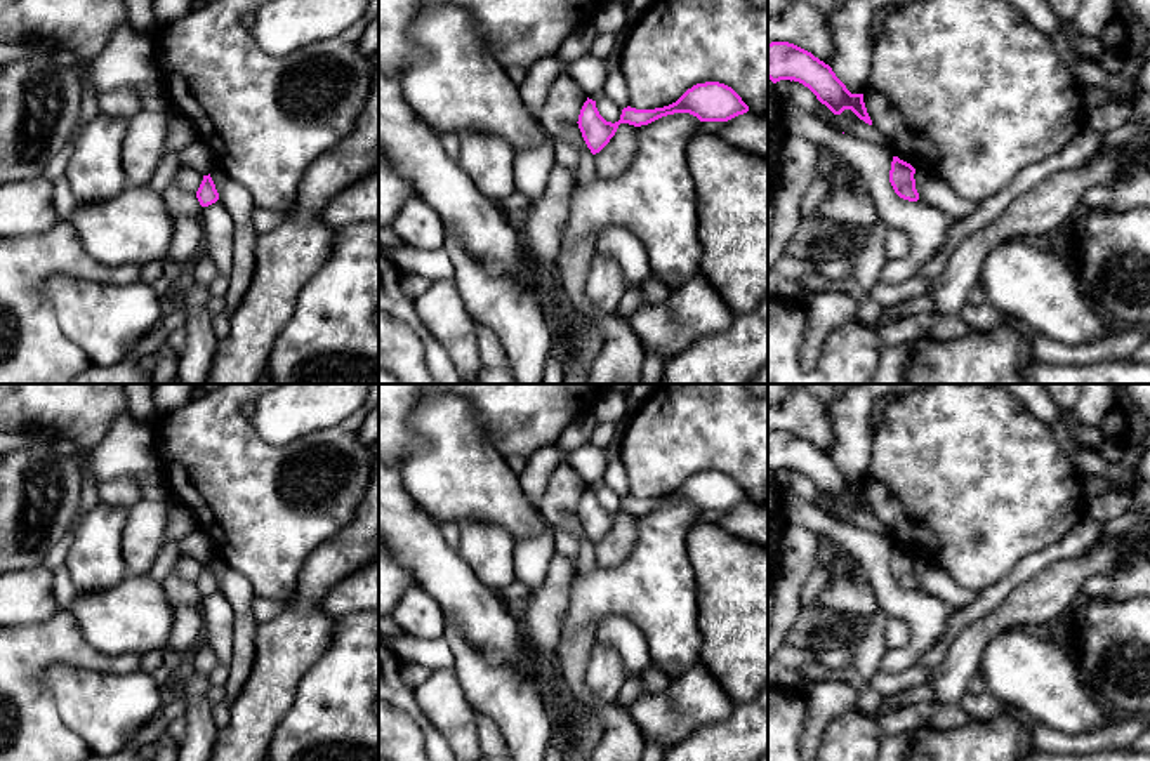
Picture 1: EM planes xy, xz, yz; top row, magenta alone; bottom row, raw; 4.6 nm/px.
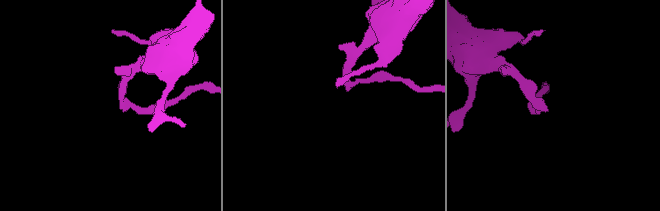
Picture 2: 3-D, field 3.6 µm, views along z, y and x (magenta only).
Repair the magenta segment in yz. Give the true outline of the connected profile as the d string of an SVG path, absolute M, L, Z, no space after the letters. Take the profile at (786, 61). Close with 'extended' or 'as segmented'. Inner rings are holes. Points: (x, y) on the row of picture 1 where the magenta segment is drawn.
M768 43L768 78L773 83L780 80L799 82L834 115L851 109L860 120L872 125L863 94L851 94L829 64L794 43Z; as segmented

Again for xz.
M705 82L693 85L676 103L664 108L636 109L627 106L615 123L606 122L599 115L596 101L587 97L577 123L587 148L596 155L610 142L620 123L641 127L674 113L690 113L700 122L728 122L747 111L749 106L731 87L719 82Z; as segmented

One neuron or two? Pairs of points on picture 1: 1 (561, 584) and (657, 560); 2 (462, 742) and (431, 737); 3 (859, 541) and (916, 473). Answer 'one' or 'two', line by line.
1: two
2: two
3: two

